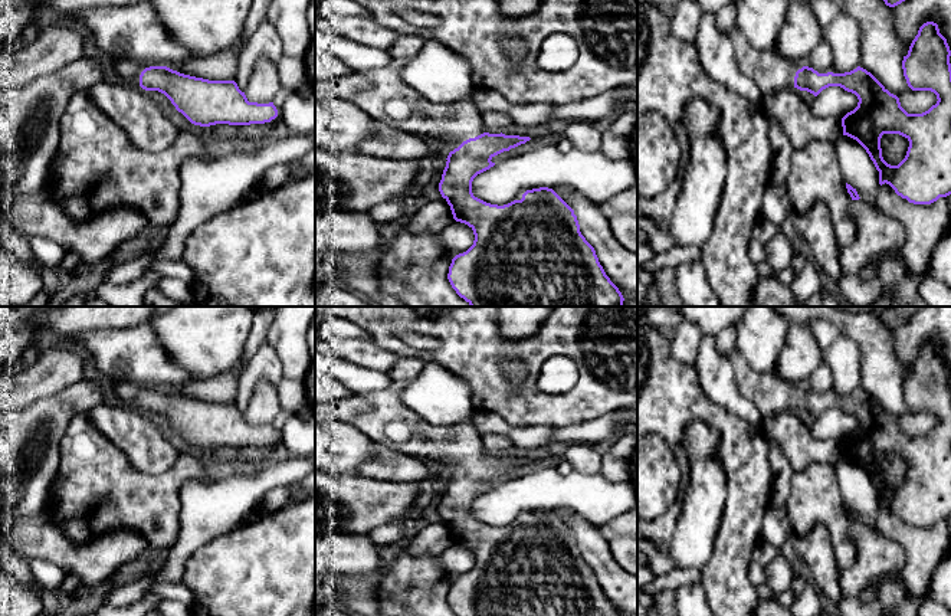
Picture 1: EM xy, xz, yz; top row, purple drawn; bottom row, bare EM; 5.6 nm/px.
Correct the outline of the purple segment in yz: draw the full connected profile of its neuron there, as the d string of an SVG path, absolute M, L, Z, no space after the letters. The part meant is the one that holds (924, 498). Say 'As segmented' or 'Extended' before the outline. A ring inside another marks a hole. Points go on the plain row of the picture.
Extended. M927 344L919 350L902 383L908 409L912 413L931 413L937 417L937 426L922 436L908 436L901 429L899 420L860 389L845 396L819 396L813 390L784 381L777 373L755 371L737 351L729 360L740 391L755 404L763 420L791 410L807 413L814 419L829 409L840 409L855 416L859 425L842 440L843 458L856 462L866 472L879 494L881 508L889 507L898 518L914 527L931 527L951 517L951 373L937 345ZM883 456L899 456L909 463L906 478L898 488L888 486L882 479Z

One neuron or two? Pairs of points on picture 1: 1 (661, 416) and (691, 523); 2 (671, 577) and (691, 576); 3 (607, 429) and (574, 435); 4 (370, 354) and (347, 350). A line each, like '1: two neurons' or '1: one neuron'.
1: two neurons
2: one neuron
3: one neuron
4: one neuron

